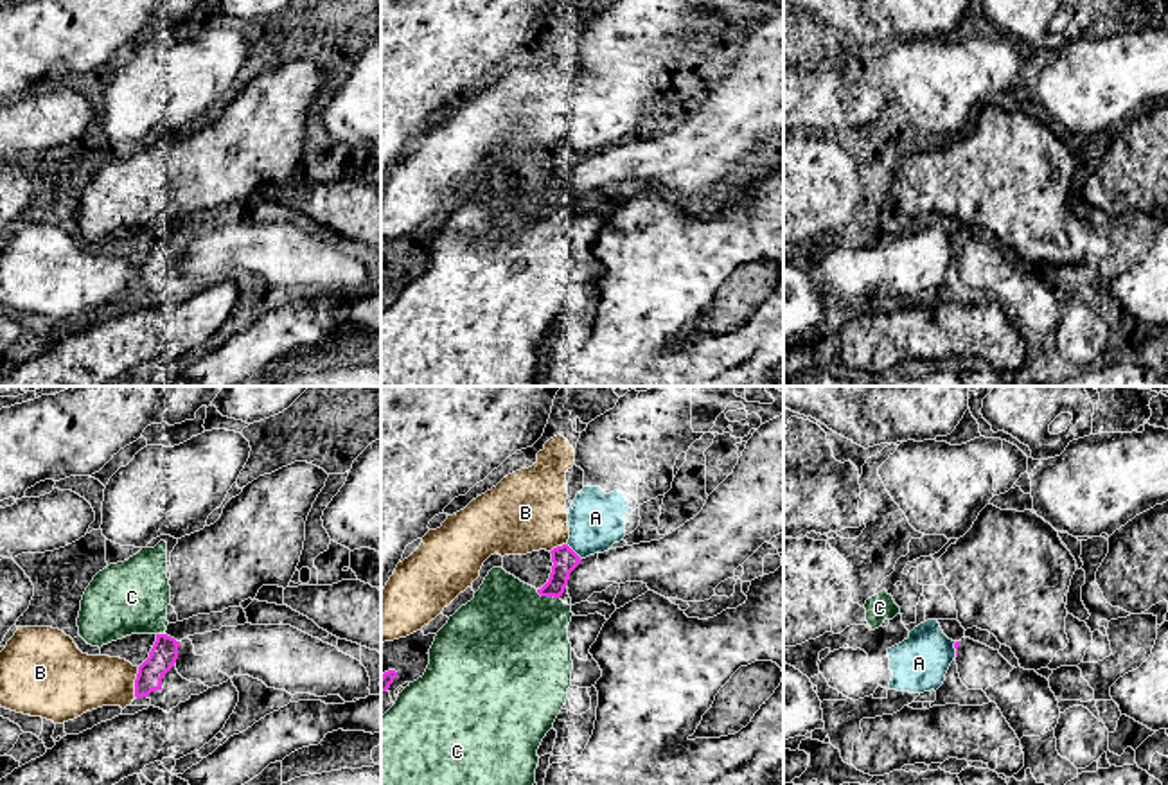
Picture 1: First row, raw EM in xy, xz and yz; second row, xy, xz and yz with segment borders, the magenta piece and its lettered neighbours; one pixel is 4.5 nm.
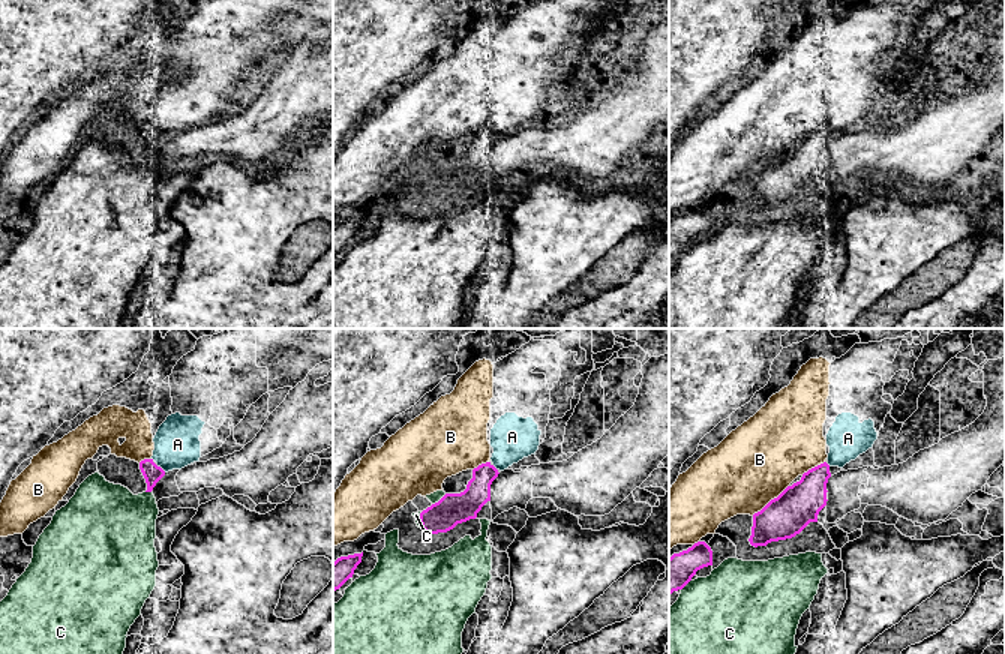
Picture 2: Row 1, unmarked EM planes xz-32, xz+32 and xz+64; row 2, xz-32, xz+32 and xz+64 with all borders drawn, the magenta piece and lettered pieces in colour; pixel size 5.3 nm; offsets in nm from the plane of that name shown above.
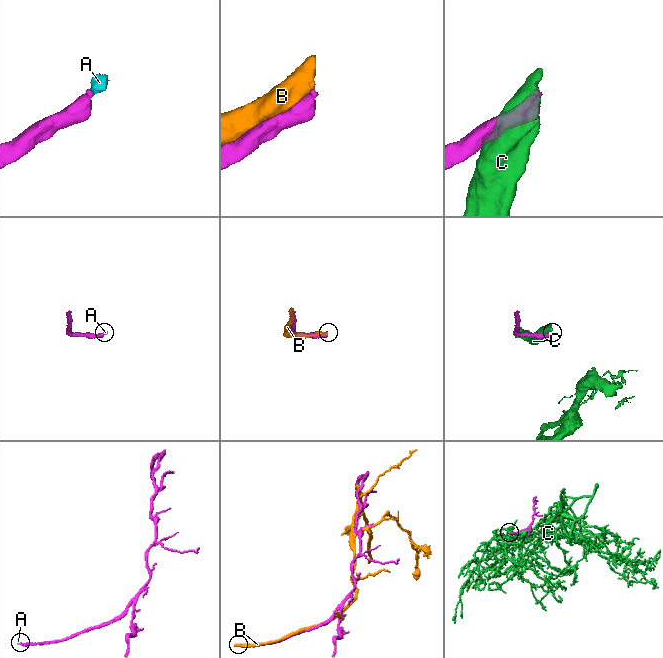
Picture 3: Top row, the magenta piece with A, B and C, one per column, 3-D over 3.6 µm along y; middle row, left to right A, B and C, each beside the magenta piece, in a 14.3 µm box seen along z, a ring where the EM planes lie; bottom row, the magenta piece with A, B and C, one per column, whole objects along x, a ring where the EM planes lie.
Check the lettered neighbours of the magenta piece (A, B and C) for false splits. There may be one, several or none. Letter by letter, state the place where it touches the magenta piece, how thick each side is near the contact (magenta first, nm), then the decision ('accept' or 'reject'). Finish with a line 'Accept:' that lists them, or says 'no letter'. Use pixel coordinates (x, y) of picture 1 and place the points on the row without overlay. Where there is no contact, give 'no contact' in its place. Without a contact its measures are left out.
A: meets magenta in xz at (574, 149); 110 nm thick on the magenta side, 240 nm on the other; reject
B: meets magenta in xy at (135, 281); 120 nm thick on the magenta side, 260 nm on the other; reject
C: meets magenta in xz at (548, 193); 110 nm thick on the magenta side, 460 nm on the other; reject
Accept: no letter

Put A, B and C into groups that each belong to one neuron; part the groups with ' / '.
A B / C

